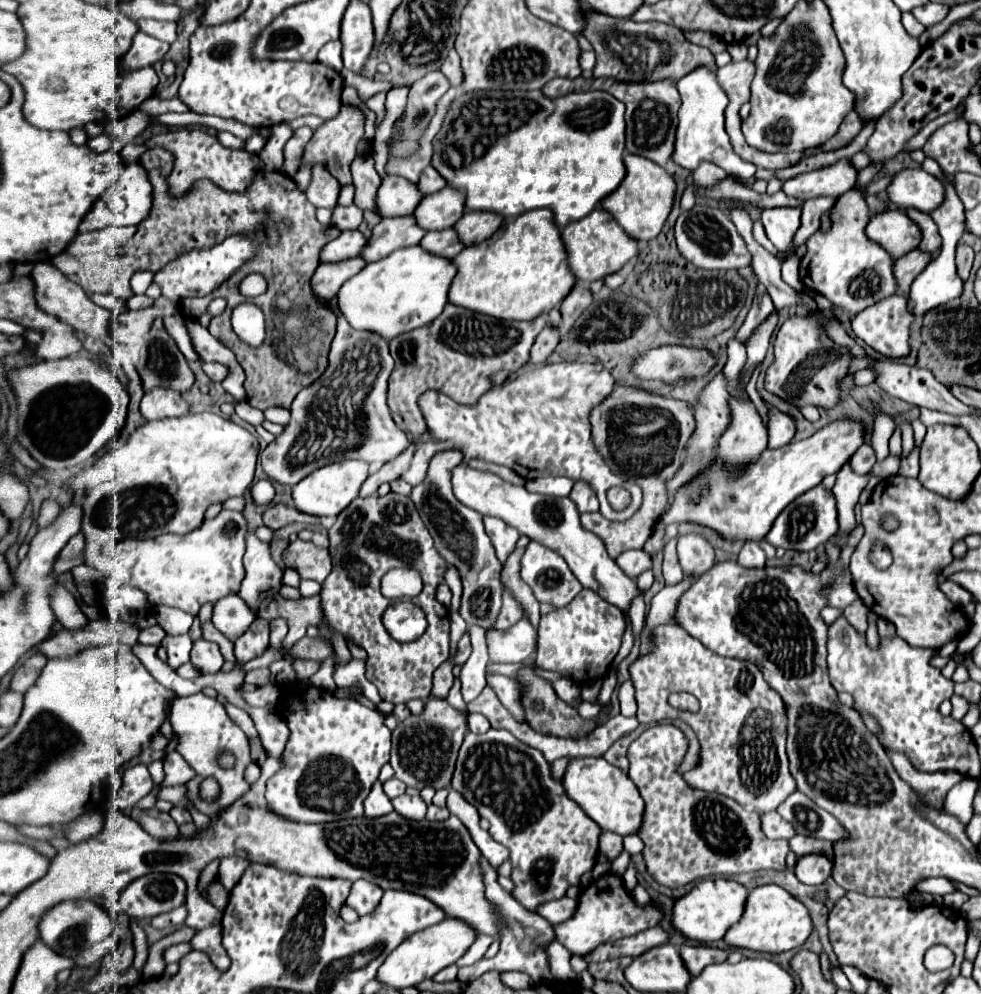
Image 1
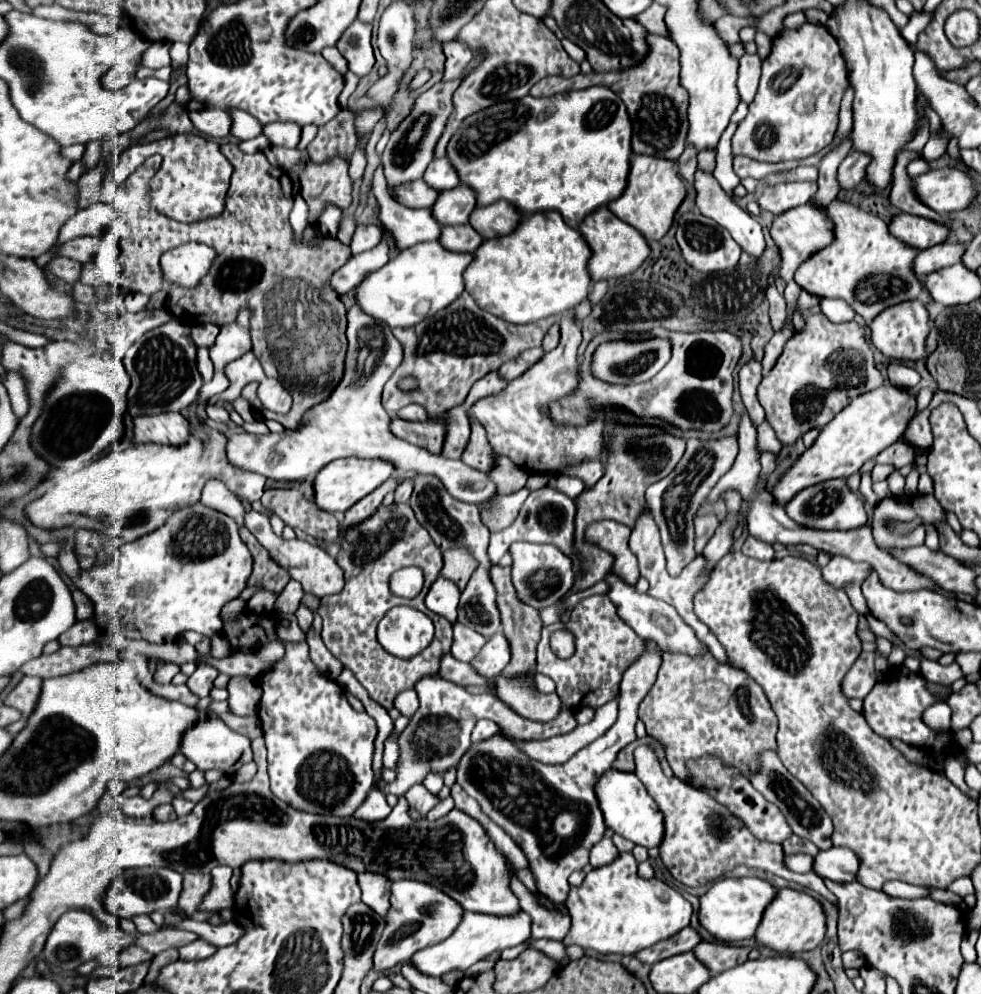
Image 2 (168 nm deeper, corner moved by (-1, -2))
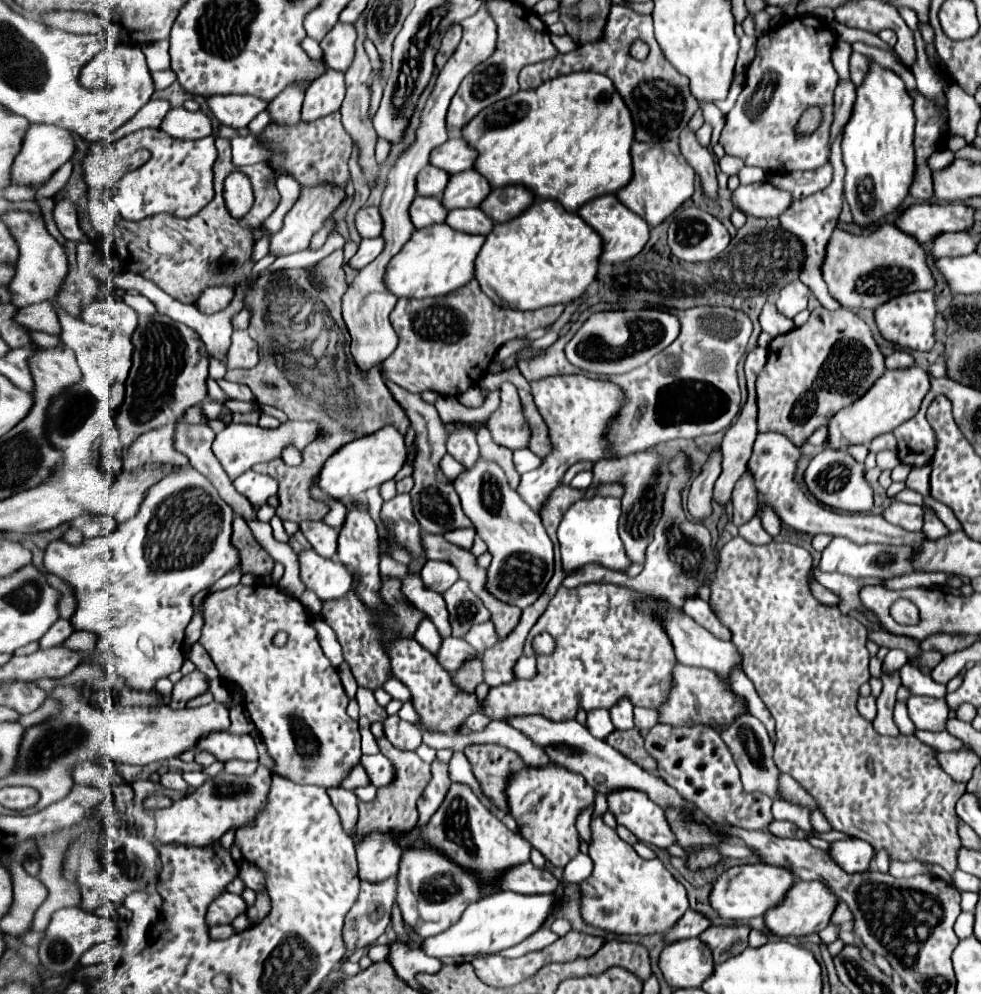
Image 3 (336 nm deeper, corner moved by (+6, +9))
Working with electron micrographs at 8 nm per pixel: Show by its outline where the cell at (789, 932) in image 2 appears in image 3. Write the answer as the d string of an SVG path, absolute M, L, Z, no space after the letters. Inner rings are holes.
M798 881L794 883L794 889L790 889L790 893L786 893L782 905L770 909L770 913L766 913L766 925L772 933L780 935L780 937L804 937L808 933L818 933L822 931L828 923L830 917L834 913L838 905L838 897L820 881Z

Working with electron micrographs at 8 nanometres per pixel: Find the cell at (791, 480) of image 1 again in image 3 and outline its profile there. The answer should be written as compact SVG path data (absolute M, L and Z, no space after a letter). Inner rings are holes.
M922 367L886 371L862 399L858 399L856 403L838 411L832 417L832 421L828 423L828 433L830 433L828 447L844 449L854 443L868 445L874 437L894 431L898 425L906 423L918 413L920 403L928 393L928 389L930 389L930 375Z

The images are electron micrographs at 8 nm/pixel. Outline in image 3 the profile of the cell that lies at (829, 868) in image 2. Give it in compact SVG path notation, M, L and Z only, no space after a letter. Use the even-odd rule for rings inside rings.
M850 837L844 841L832 843L830 855L846 873L862 873L870 869L874 849L870 847L870 843Z

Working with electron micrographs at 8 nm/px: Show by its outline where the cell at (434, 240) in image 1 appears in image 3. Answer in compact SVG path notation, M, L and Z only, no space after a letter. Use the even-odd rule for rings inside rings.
M480 207L452 209L450 215L446 217L446 223L456 231L478 233L478 235L488 235L494 227L494 221Z

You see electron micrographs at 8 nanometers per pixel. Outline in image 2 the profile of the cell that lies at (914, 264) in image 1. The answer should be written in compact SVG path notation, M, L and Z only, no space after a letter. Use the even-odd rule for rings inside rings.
M941 242L937 246L931 246L927 250L917 252L915 260L913 260L913 272L915 276L923 276L923 274L931 274L935 268L947 268L951 264L957 264L961 260L965 246L963 244L955 244L955 242Z

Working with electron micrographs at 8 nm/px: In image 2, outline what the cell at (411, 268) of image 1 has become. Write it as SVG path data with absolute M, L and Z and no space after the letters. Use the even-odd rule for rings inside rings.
M439 242L417 244L391 256L377 272L369 272L369 276L365 276L365 280L355 288L355 302L365 314L389 324L389 328L409 328L419 322L413 312L413 306L419 300L429 300L429 314L435 314L437 310L447 308L463 292L463 270L471 260L473 254L449 252Z

